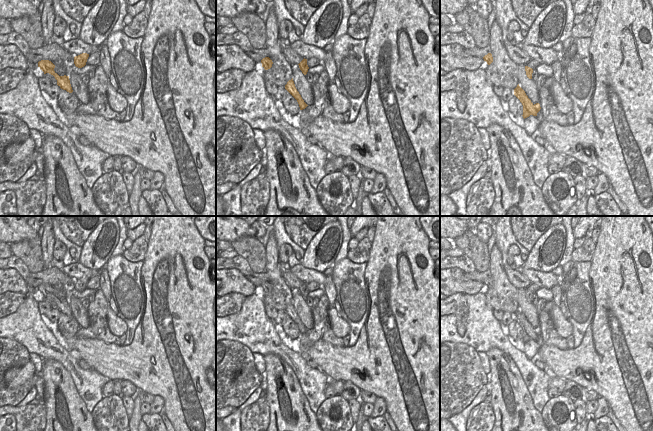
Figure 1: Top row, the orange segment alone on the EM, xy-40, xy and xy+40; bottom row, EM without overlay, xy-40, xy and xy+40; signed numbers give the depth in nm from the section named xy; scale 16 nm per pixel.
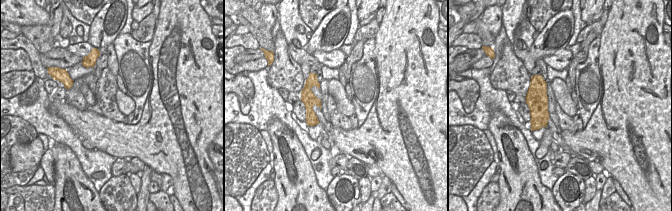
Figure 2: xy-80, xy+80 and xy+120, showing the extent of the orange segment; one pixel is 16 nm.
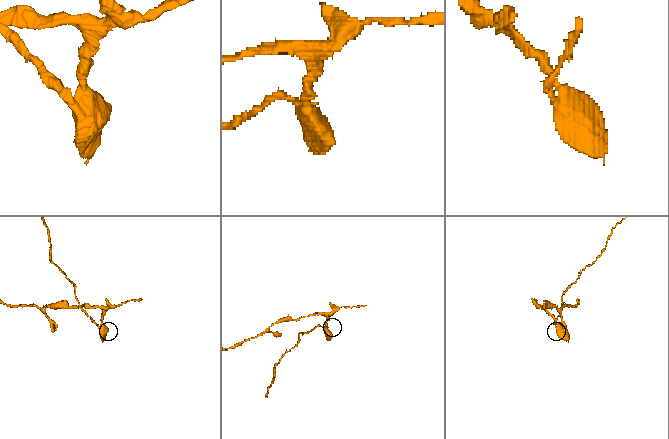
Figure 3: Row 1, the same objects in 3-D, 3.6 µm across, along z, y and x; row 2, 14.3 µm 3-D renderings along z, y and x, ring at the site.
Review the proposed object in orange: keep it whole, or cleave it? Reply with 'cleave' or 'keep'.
cleave

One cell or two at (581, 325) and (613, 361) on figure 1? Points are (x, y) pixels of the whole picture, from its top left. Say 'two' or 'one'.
two

